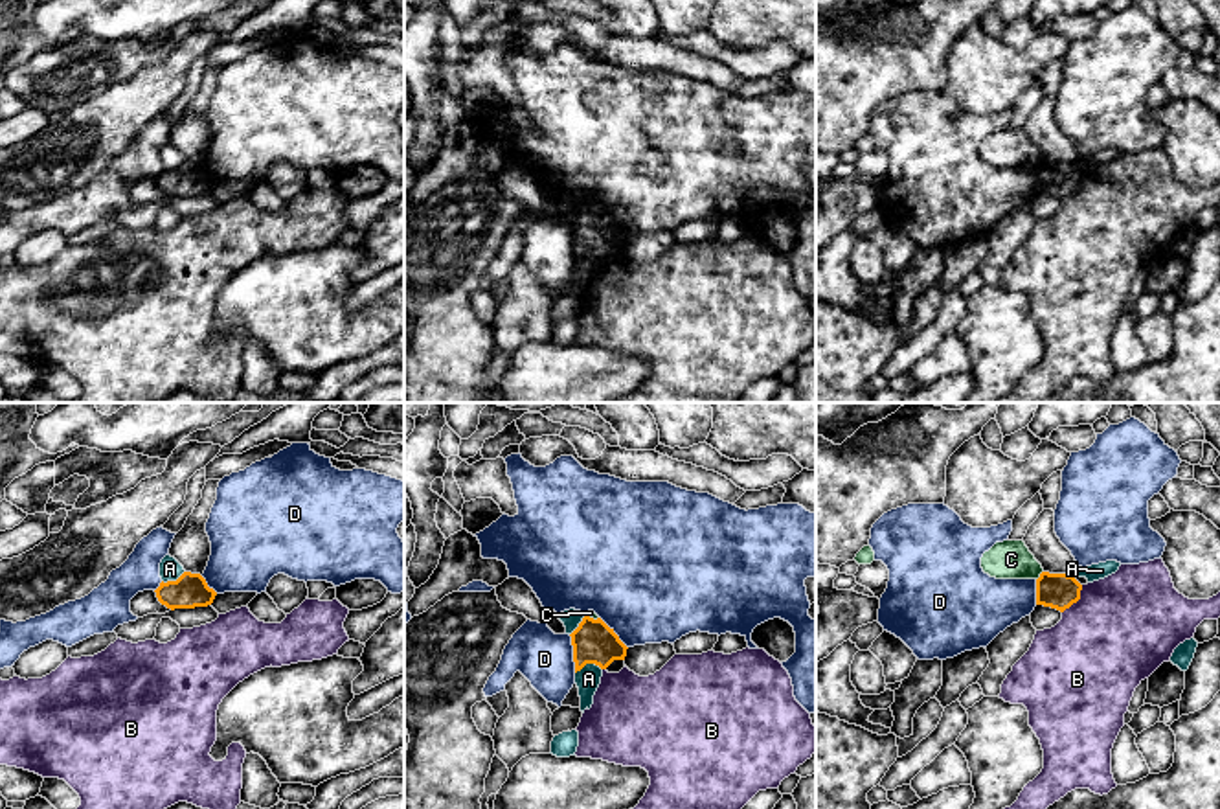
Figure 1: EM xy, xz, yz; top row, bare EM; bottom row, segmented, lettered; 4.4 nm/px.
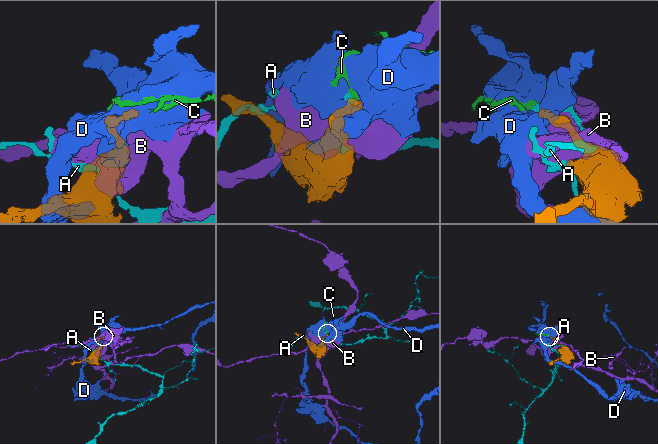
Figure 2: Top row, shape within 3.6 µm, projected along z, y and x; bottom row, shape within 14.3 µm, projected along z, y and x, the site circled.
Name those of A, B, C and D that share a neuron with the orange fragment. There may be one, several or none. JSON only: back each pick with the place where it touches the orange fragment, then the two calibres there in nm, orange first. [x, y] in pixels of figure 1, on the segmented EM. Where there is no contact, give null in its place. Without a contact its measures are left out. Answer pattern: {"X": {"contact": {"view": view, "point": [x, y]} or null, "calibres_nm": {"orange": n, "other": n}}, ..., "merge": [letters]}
{"merge": []}

